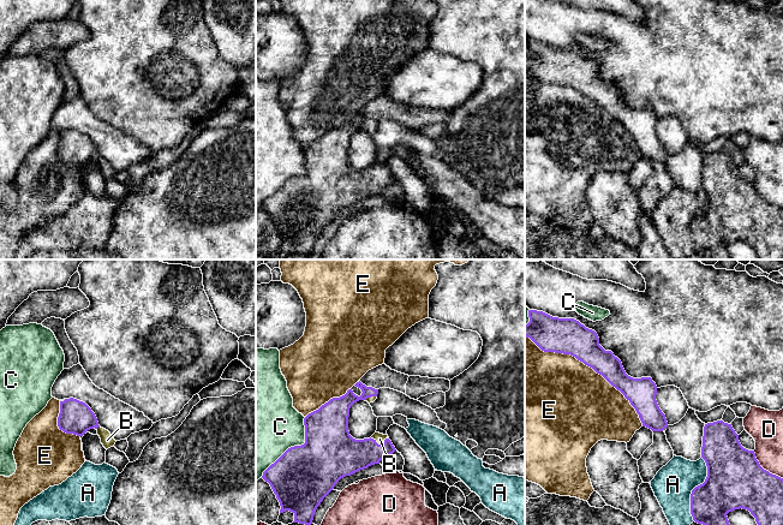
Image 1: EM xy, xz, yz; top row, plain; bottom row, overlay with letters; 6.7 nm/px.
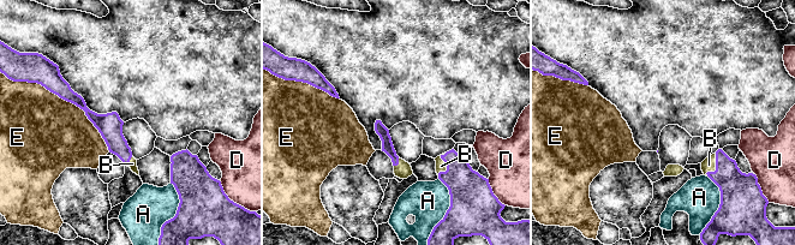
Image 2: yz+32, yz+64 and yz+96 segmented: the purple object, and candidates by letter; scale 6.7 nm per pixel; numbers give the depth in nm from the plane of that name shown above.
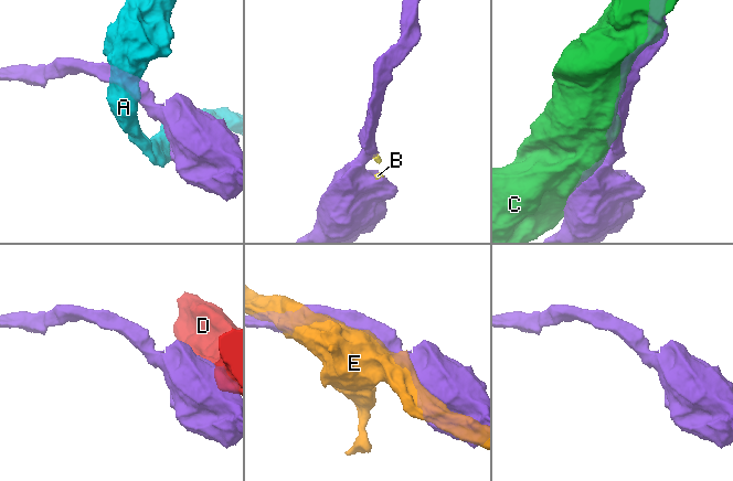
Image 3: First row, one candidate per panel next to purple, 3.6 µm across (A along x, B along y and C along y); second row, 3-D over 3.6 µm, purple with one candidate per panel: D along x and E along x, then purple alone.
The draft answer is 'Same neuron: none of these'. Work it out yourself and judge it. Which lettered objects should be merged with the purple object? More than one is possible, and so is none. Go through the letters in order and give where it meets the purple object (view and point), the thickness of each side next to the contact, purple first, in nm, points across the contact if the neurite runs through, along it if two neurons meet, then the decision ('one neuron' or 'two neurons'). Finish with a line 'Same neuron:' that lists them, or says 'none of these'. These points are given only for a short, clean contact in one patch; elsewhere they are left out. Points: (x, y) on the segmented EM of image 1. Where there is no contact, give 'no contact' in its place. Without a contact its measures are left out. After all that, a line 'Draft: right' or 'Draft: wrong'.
A: yz (694, 488) | 340/260 nm | two neurons
B: xz (380, 445) | 260/70 nm | one neuron
C: xz (294, 446) | 400/460 nm | two neurons
D: yz (763, 469) | 380/200 nm | two neurons
E: yz (590, 367) | 240/500 nm | two neurons
Same neuron: B
Draft: wrong

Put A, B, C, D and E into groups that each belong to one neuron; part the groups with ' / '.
A / B / C / D / E

